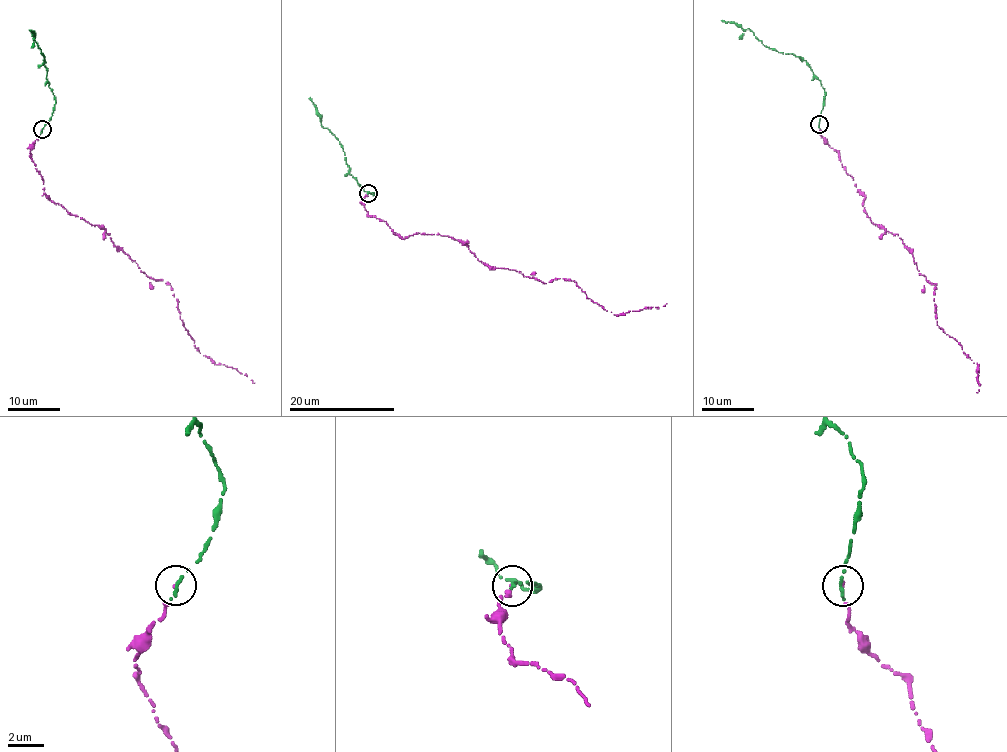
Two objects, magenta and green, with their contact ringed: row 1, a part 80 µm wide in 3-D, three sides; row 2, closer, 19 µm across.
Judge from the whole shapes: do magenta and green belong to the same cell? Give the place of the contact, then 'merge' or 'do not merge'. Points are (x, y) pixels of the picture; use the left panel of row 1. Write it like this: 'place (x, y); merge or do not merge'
place (42, 129); merge

